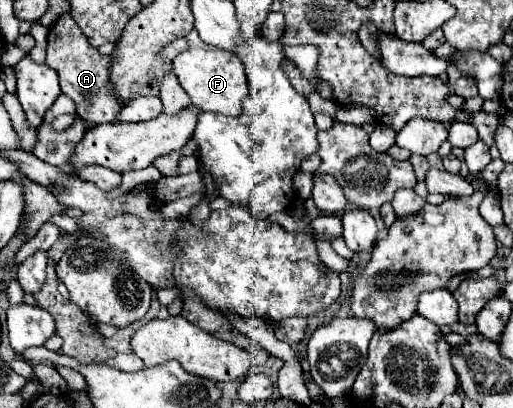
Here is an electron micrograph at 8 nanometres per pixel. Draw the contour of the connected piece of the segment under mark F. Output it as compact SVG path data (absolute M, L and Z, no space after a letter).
M194 29L184 39L188 41L188 49L172 61L172 71L178 77L182 89L188 93L192 105L202 111L238 117L242 113L242 103L248 97L248 81L242 61L234 53L226 53L202 43Z

